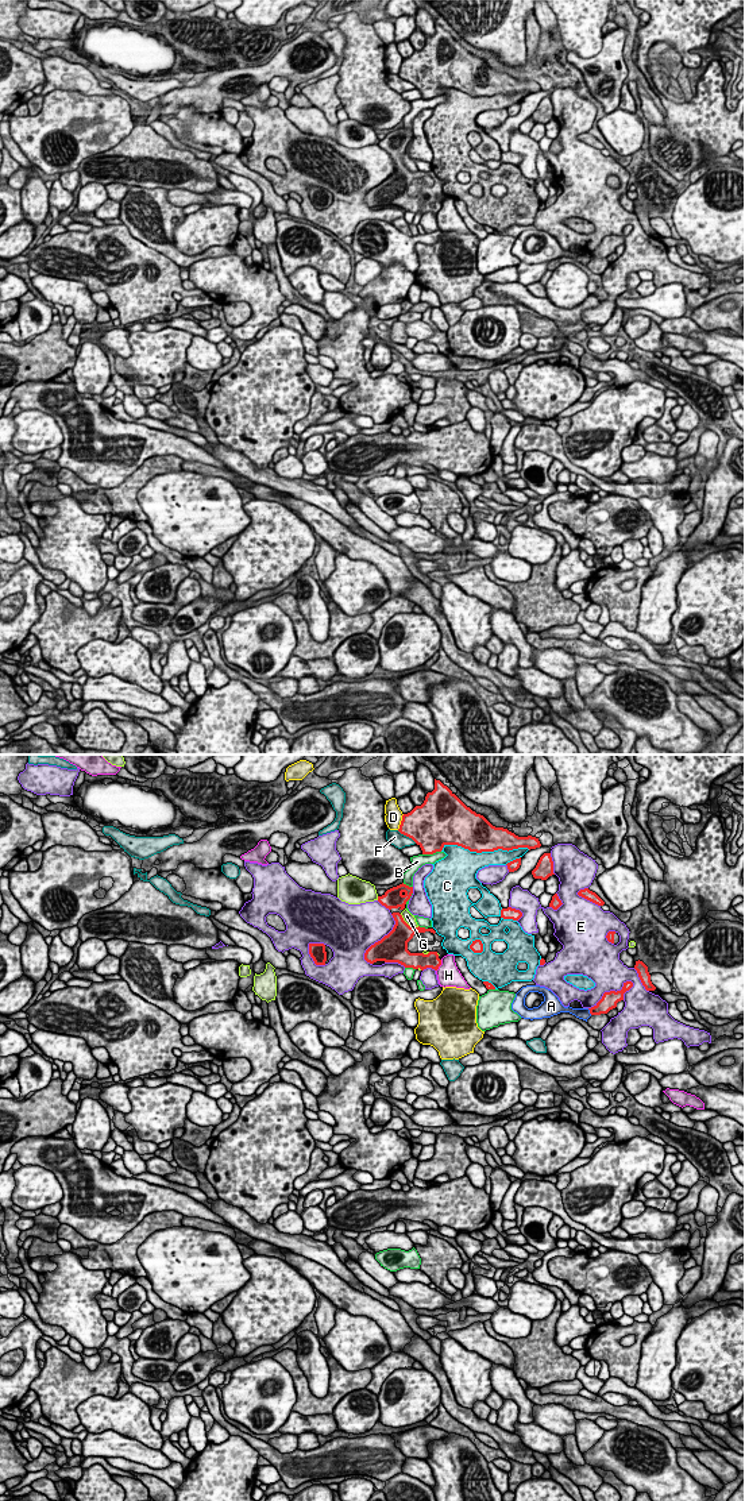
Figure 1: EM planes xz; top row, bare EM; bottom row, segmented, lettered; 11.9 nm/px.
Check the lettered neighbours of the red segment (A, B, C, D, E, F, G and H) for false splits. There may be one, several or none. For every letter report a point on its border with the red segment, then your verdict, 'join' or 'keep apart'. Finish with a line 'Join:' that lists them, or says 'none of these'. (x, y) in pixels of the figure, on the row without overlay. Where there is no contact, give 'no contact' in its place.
A: xz (590, 255) | keep apart
B: xz (431, 97) | keep apart
C: xz (485, 95) | keep apart
D: xz (401, 66) | keep apart
E: xz (610, 235) | keep apart
F: xz (406, 80) | keep apart
G: xz (408, 169) | keep apart
H: xz (440, 208) | keep apart
Join: none of these

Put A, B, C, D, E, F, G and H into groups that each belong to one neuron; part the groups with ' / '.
A / B / C / D / E / F / G / H

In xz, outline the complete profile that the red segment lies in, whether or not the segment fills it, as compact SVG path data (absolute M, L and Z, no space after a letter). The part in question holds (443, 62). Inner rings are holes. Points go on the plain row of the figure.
M436 23L435 34L426 38L424 47L402 59L398 76L412 82L422 99L441 96L445 89L476 97L541 90L536 81L518 81L507 73L493 70Z

